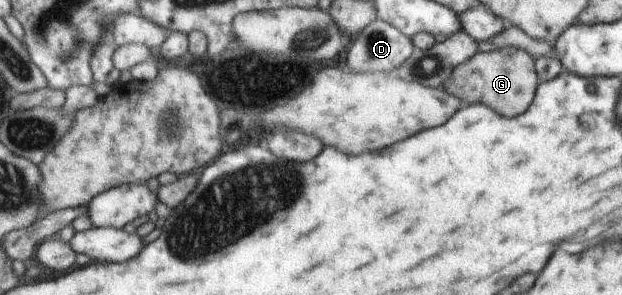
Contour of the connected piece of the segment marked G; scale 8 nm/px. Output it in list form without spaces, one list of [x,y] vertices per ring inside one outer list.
[[[502,47],[488,52],[475,52],[463,63],[453,66],[440,87],[460,101],[462,105],[481,104],[493,107],[493,111],[515,117],[523,113],[535,99],[537,75],[533,71],[533,59],[518,47]]]

